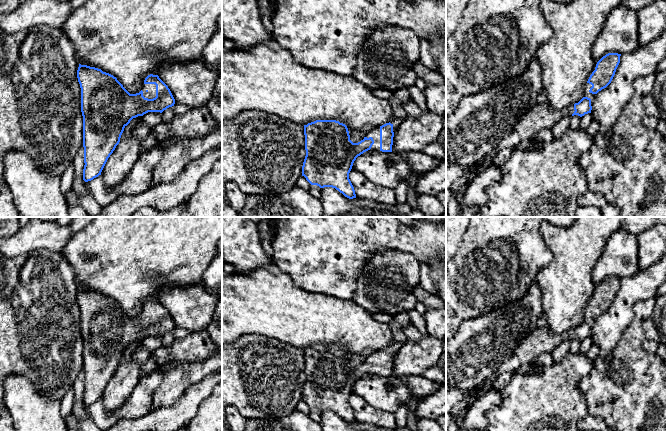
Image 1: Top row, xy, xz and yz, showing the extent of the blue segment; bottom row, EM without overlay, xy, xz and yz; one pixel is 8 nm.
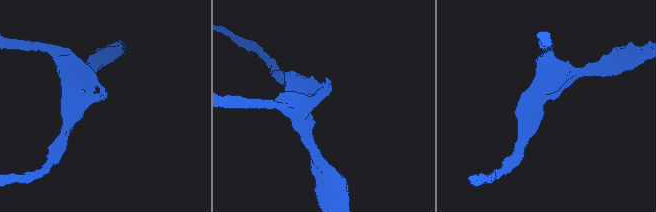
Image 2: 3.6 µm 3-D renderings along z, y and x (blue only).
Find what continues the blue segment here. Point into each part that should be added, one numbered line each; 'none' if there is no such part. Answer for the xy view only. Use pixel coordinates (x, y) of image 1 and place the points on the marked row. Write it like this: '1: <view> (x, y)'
1: xy (151, 88)

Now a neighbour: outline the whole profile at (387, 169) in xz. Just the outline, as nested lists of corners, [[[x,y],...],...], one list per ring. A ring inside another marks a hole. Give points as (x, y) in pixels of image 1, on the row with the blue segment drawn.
[[[368,150],[358,156],[352,168],[375,185],[395,189],[414,173],[410,164],[399,154]]]

